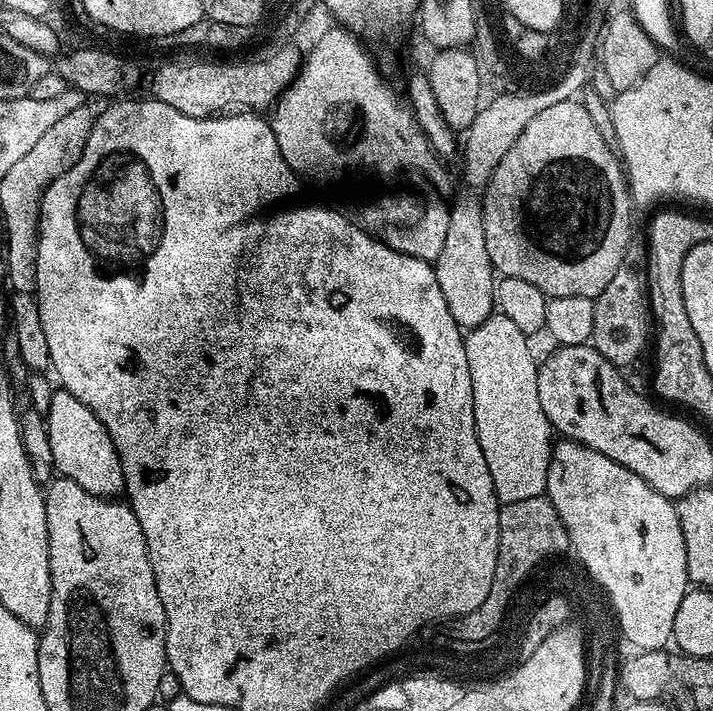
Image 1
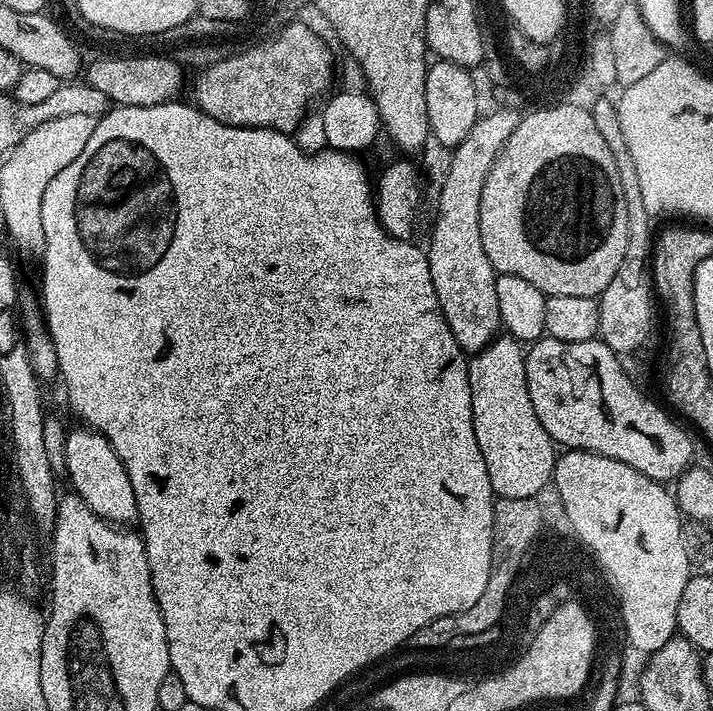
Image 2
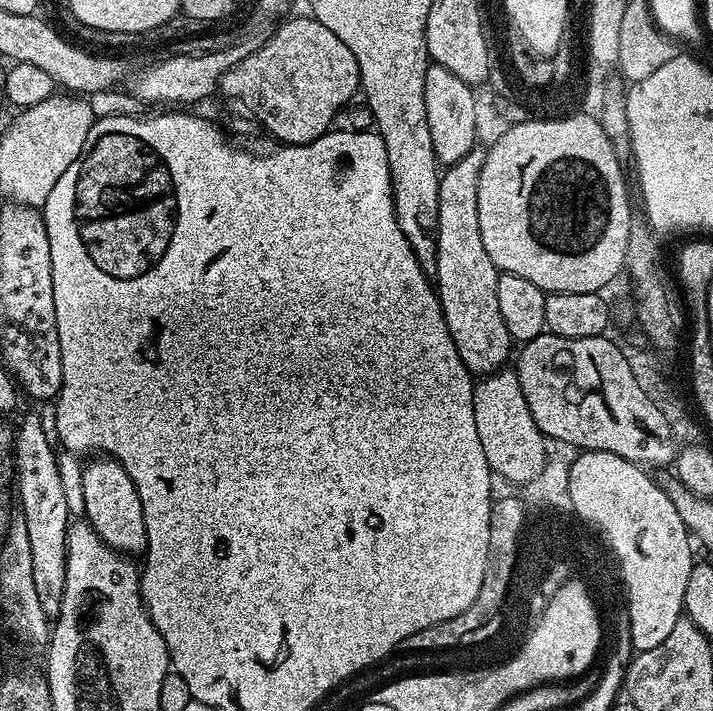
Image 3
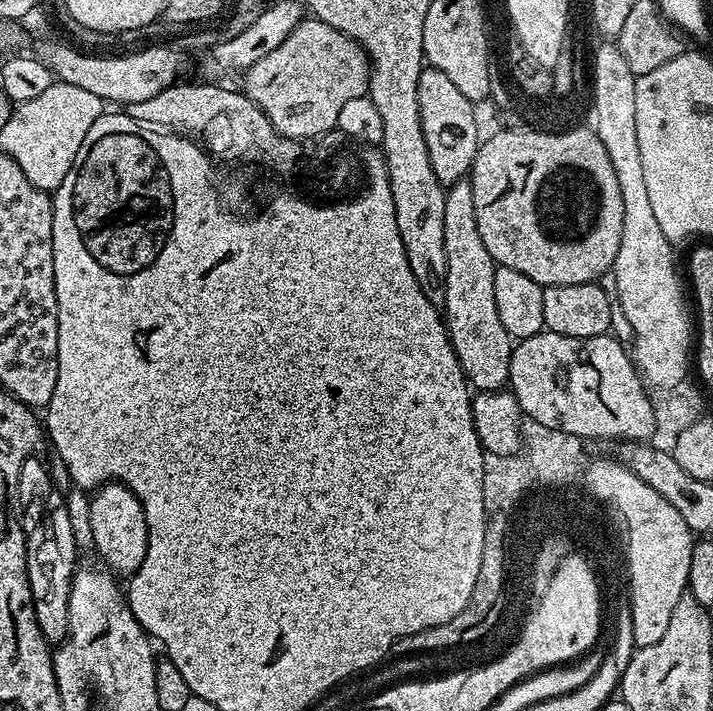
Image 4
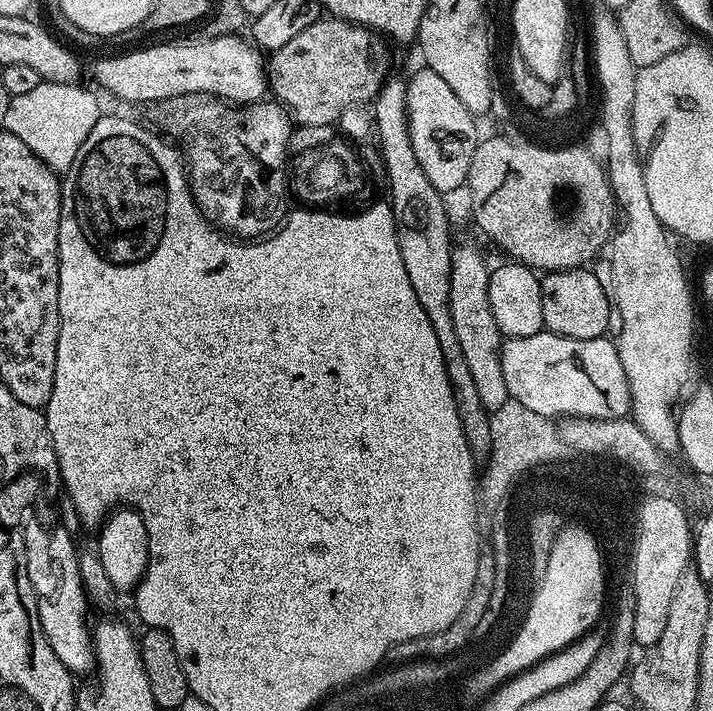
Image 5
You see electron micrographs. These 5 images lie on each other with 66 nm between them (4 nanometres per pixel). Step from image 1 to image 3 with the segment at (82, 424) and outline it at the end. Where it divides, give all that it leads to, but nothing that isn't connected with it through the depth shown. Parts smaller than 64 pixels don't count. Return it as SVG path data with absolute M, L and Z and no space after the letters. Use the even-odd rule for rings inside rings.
M92 458L83 465L82 485L85 499L83 519L116 552L133 554L143 553L148 546L146 538L146 518L142 514L142 498L126 474L126 470L111 458Z

